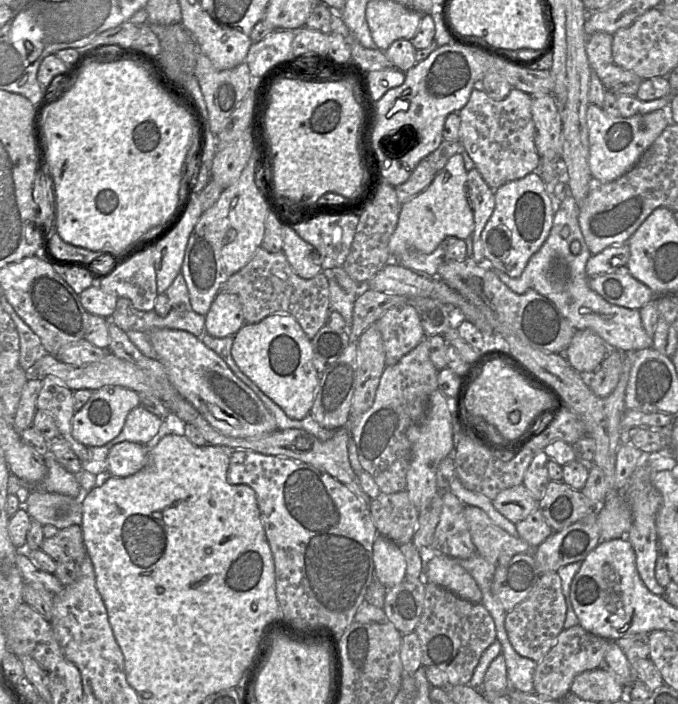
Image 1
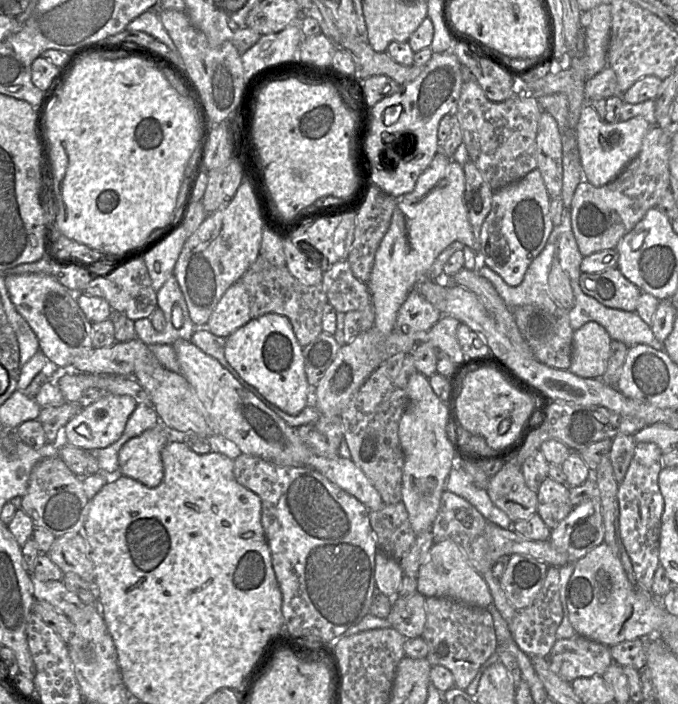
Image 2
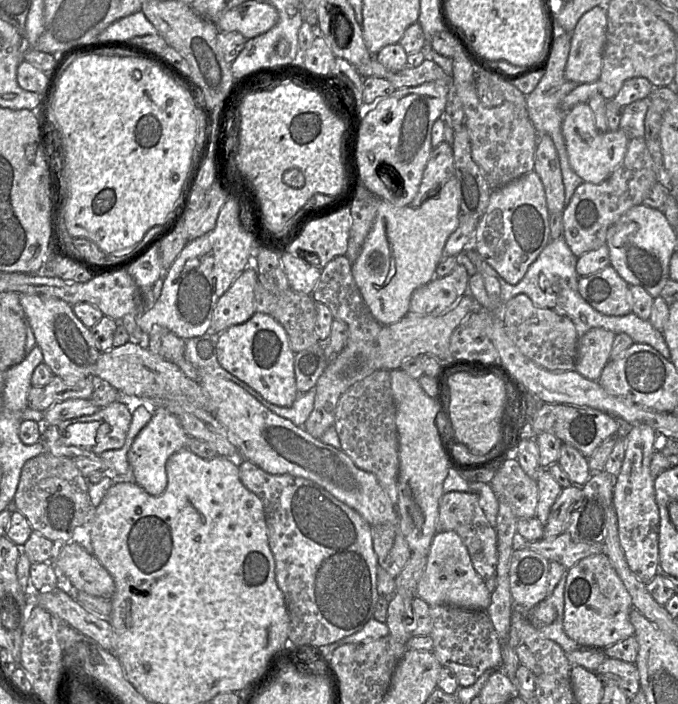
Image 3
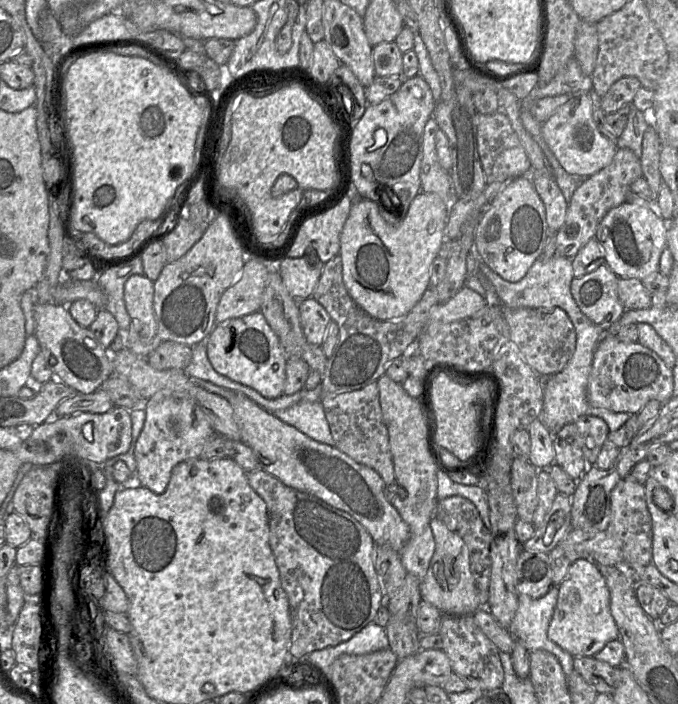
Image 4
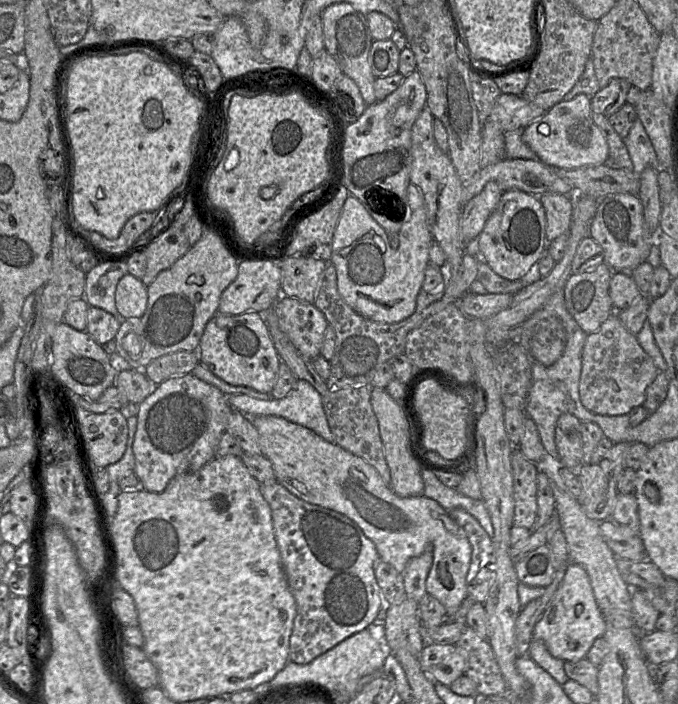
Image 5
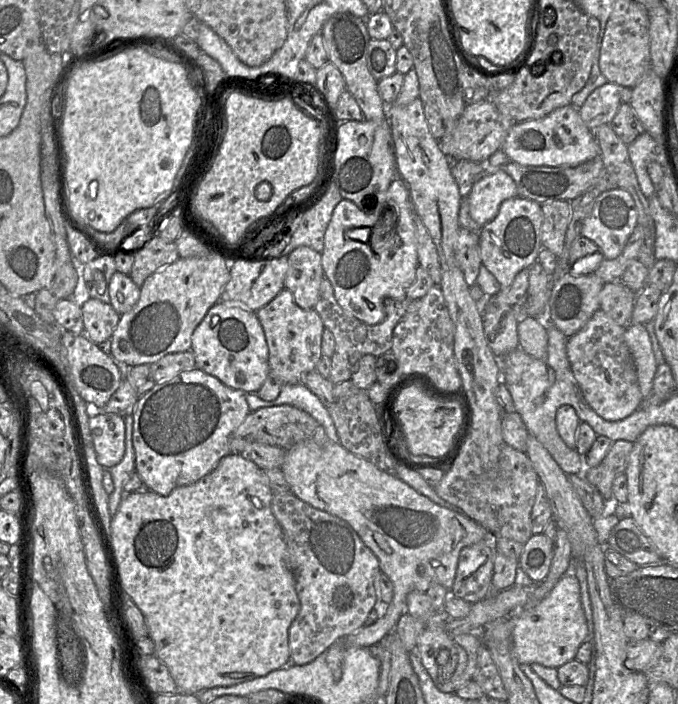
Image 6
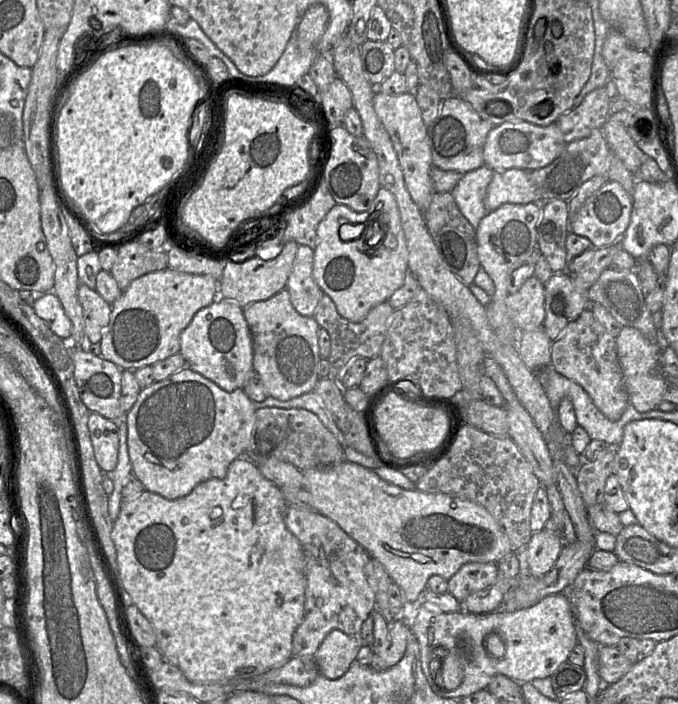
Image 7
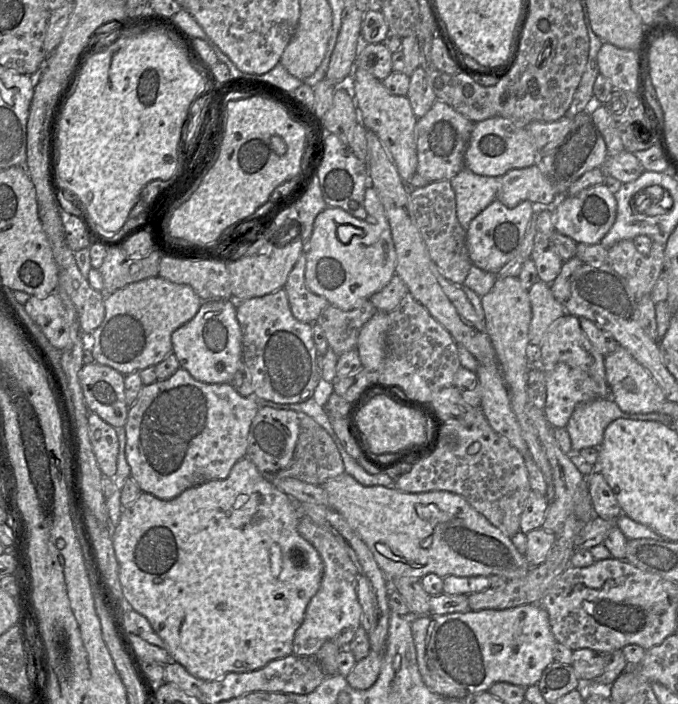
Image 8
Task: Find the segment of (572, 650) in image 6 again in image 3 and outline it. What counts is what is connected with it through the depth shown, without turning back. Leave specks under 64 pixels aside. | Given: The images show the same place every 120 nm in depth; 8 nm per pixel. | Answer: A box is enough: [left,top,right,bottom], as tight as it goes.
[563,553,635,649]

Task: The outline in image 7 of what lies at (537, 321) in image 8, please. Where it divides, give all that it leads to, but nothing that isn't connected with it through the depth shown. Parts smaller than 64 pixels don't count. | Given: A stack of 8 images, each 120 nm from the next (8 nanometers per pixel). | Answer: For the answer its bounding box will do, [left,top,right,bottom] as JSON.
[542,272,590,340]

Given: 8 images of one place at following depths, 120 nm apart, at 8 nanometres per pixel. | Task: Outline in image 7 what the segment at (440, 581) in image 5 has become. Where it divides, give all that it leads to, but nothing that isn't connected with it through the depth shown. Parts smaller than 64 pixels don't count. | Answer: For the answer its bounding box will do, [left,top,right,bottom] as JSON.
[301,461,512,680]

